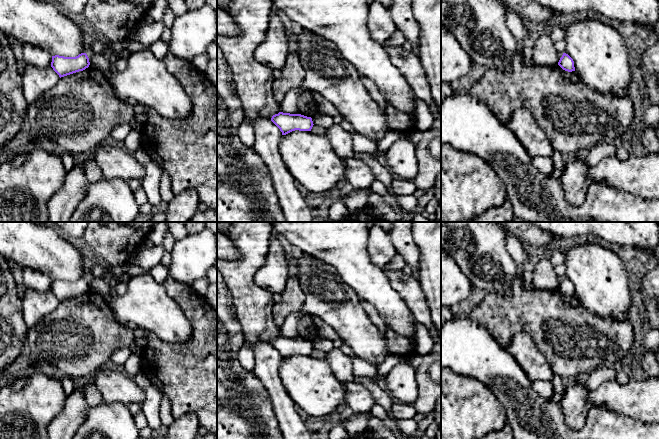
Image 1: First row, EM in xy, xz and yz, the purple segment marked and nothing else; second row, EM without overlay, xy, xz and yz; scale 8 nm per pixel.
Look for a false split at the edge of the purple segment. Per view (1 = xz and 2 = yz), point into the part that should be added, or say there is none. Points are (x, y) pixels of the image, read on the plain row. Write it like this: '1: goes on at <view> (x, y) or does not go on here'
1: does not go on here
2: does not go on here

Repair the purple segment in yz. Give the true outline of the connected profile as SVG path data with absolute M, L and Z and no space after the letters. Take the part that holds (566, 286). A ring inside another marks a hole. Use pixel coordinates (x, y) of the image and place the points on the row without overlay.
M563 277L562 281L558 286L558 289L565 295L575 295L573 283L566 277Z

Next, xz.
M283 336L273 339L271 345L280 353L282 359L295 354L311 355L314 349L311 341Z

